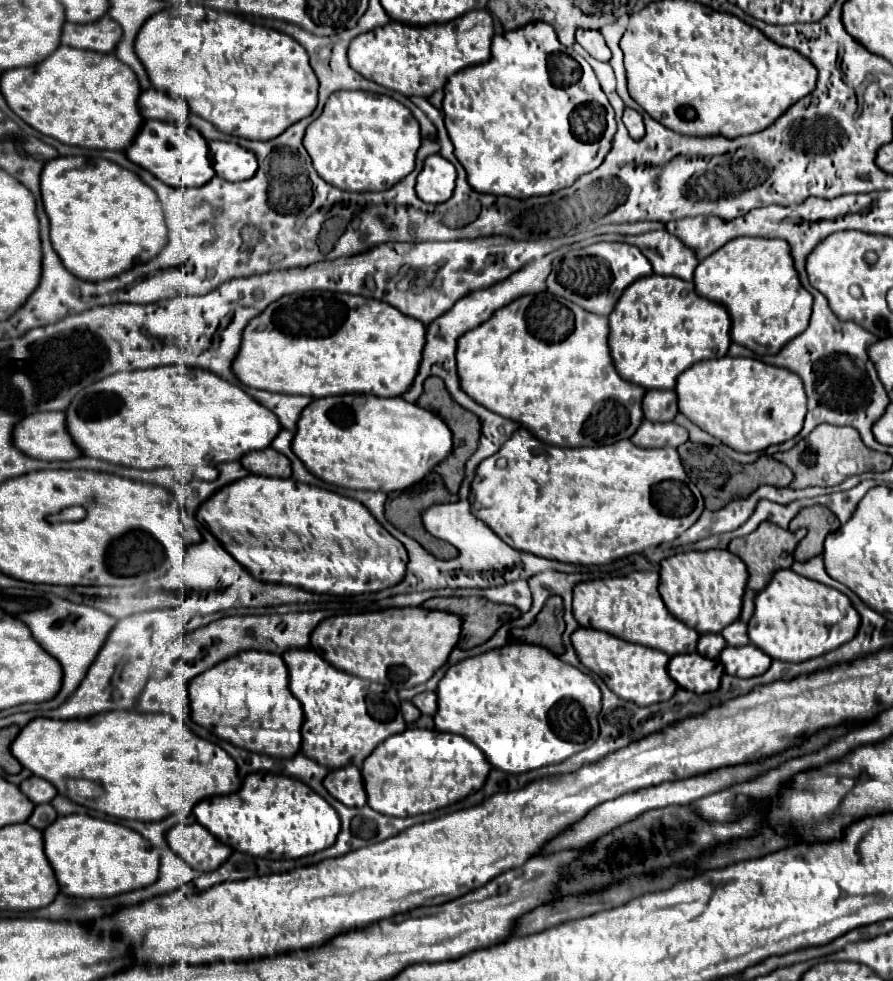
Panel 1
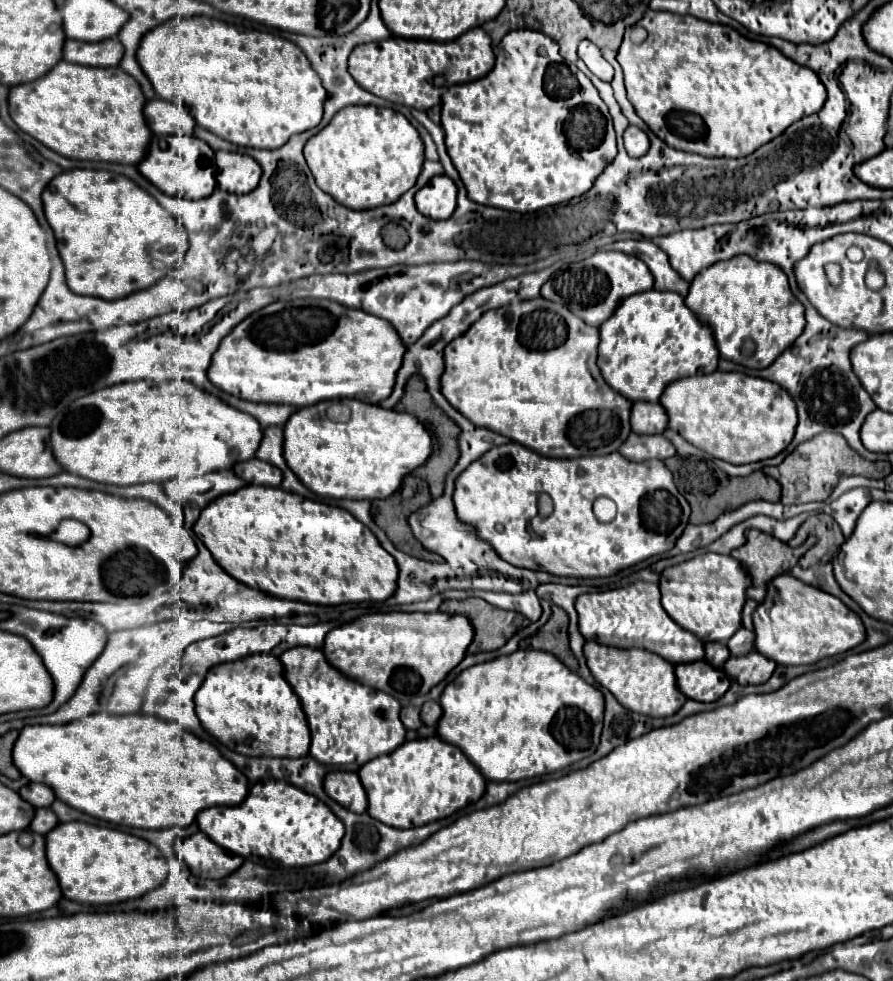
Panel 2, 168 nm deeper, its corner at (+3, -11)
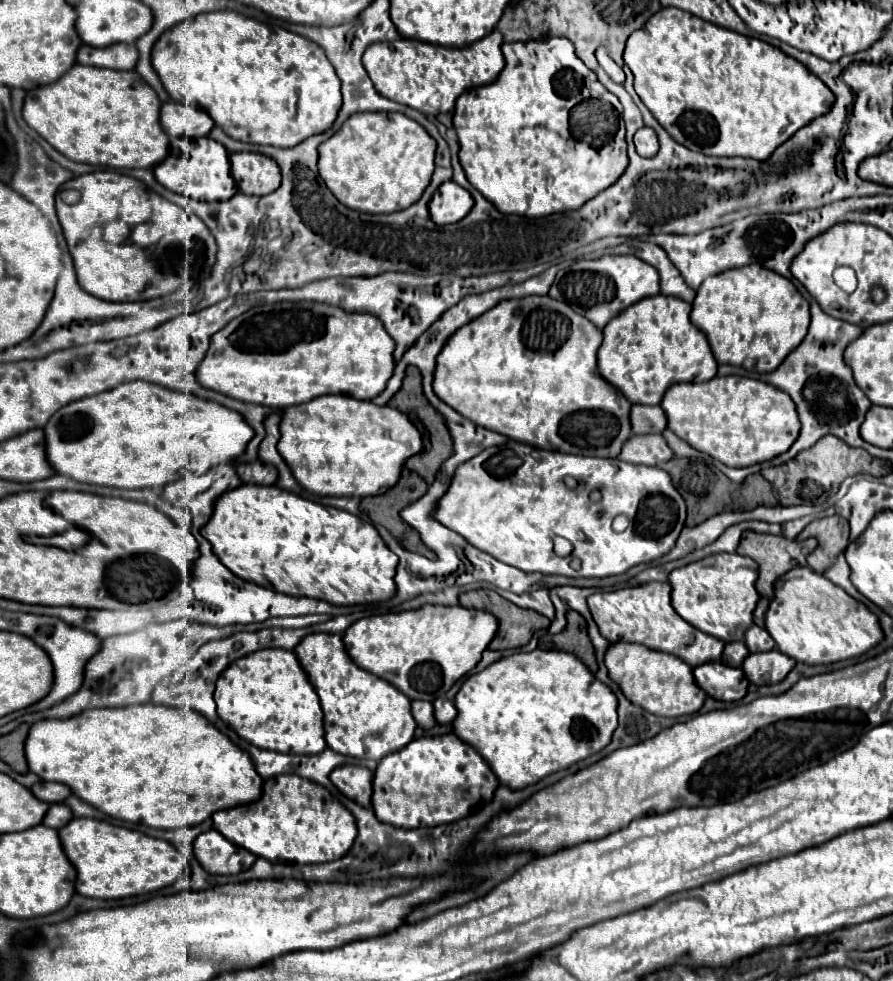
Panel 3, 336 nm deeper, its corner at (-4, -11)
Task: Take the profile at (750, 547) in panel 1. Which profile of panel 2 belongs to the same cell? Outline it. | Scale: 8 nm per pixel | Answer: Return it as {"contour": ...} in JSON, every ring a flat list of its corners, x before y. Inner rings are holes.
{"contour":[[757,529,745,531,745,537,747,543,731,551,731,557,741,561,751,575,751,587,747,589,747,597,761,603,765,599,765,585,773,577,789,573,803,555,803,549,793,549,773,535]]}

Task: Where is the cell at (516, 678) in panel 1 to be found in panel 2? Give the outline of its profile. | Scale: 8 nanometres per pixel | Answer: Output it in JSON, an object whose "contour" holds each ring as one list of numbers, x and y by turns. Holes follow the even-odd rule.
{"contour":[[515,651,511,655,499,655,487,663,479,663,473,665,465,671,461,671,457,675,455,681,451,681,445,691,441,693,441,707,443,707,443,717,437,725,437,733,441,739,445,739,447,743,453,743,455,747,461,747,461,751,465,751,465,755,469,755,469,761,481,771,481,775,485,775,485,779,489,781,519,781,519,779,531,779,531,777,539,777,545,773,553,773,559,771,583,757,589,757,591,753,595,753,597,745,599,745,599,737,601,737,601,729,603,729,603,709,605,709,605,699,603,693,589,685,587,681,583,681,577,673,573,673,565,663,561,663,553,653,547,651]]}

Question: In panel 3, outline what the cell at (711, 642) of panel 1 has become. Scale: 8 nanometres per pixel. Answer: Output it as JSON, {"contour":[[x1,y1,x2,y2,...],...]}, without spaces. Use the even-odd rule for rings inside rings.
{"contour":[[742,641,736,643,726,643,724,645,724,653,722,653,722,661,728,663,730,667,740,667,740,663,744,661,744,657,748,655,748,647,744,647]]}

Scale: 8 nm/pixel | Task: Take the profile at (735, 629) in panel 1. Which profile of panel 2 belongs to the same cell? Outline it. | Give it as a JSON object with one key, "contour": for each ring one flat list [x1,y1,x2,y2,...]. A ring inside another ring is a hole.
{"contour":[[741,627,729,641,727,647,731,651,731,655,747,655,749,651,755,649,755,633]]}

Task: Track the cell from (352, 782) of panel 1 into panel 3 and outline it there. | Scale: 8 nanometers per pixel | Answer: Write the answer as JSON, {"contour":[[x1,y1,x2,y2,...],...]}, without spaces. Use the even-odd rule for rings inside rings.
{"contour":[[344,765,344,767,332,771,330,781,348,799,360,803,362,807,370,807,370,797,372,797,372,771,368,771,366,767]]}

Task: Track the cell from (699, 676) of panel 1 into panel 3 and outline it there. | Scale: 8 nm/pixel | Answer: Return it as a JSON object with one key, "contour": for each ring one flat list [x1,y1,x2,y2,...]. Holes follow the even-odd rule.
{"contour":[[720,661,694,667,694,679,708,697,718,701,738,701,746,695,748,687,748,679,740,669,728,667]]}

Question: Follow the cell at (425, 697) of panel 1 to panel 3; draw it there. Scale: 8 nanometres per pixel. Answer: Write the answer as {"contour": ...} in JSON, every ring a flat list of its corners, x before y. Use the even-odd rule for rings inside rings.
{"contour":[[436,699,434,701,434,717,436,717,438,723,444,723,444,725,452,723,454,717,456,717,456,713,458,711,456,711,456,707,454,707,452,701,448,701,448,699]]}

